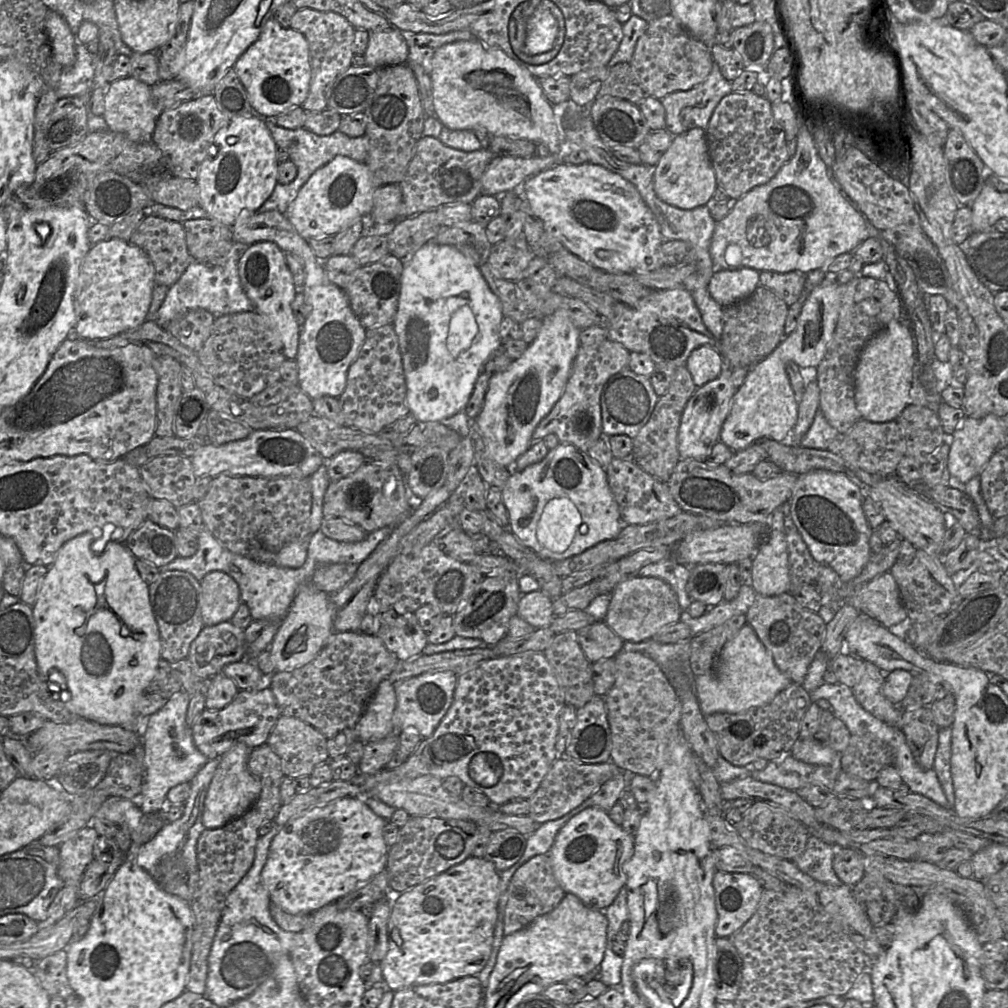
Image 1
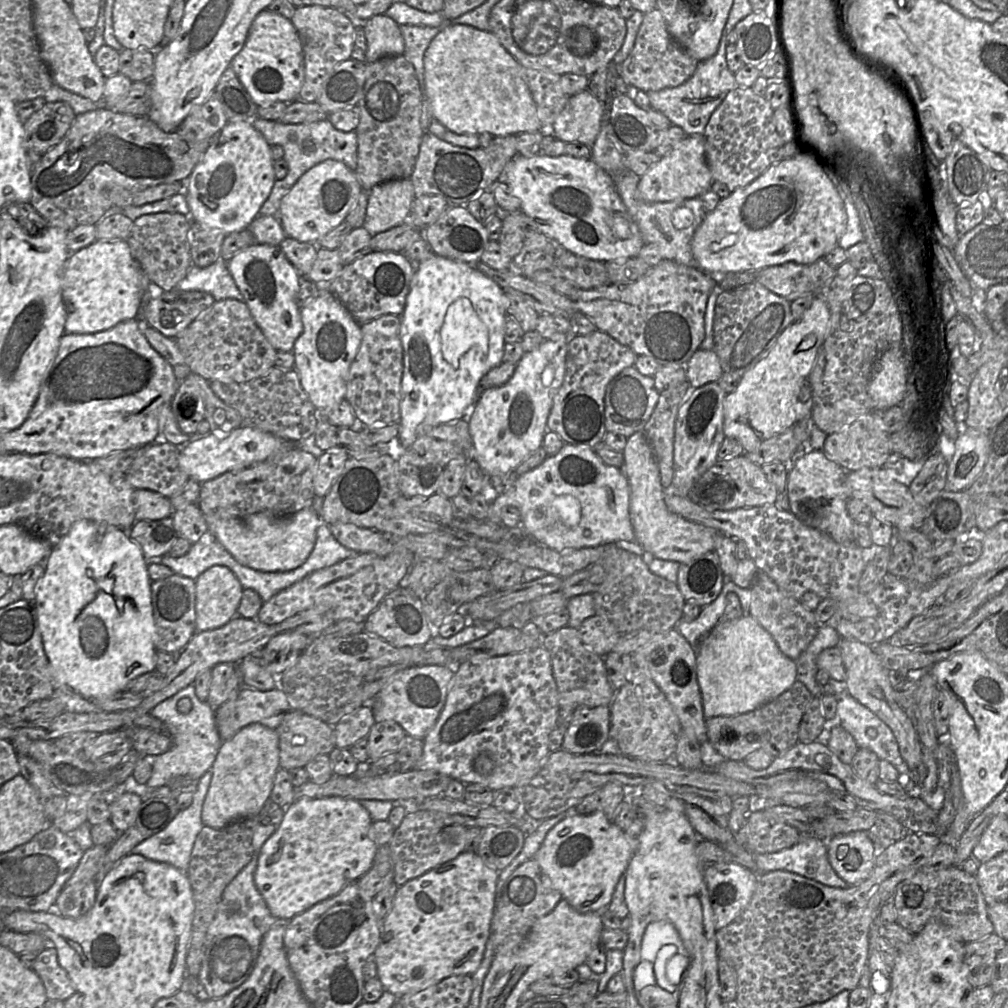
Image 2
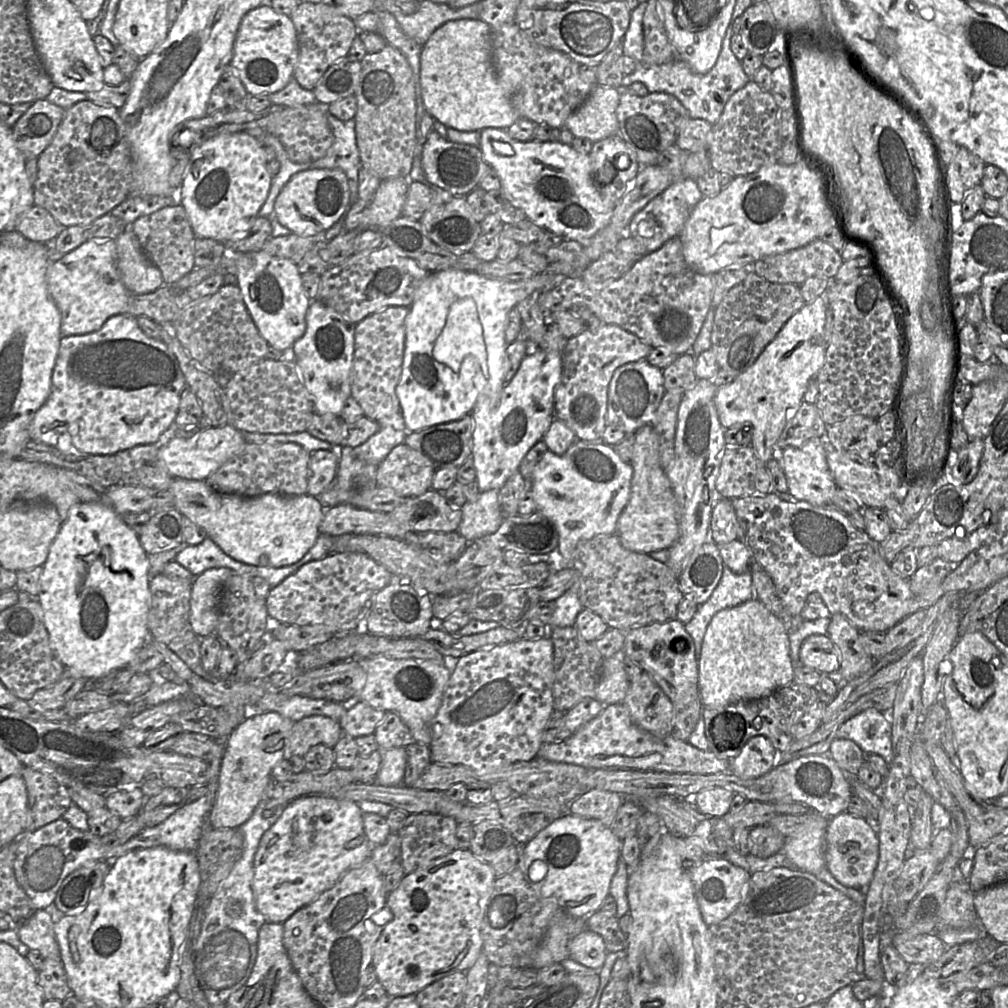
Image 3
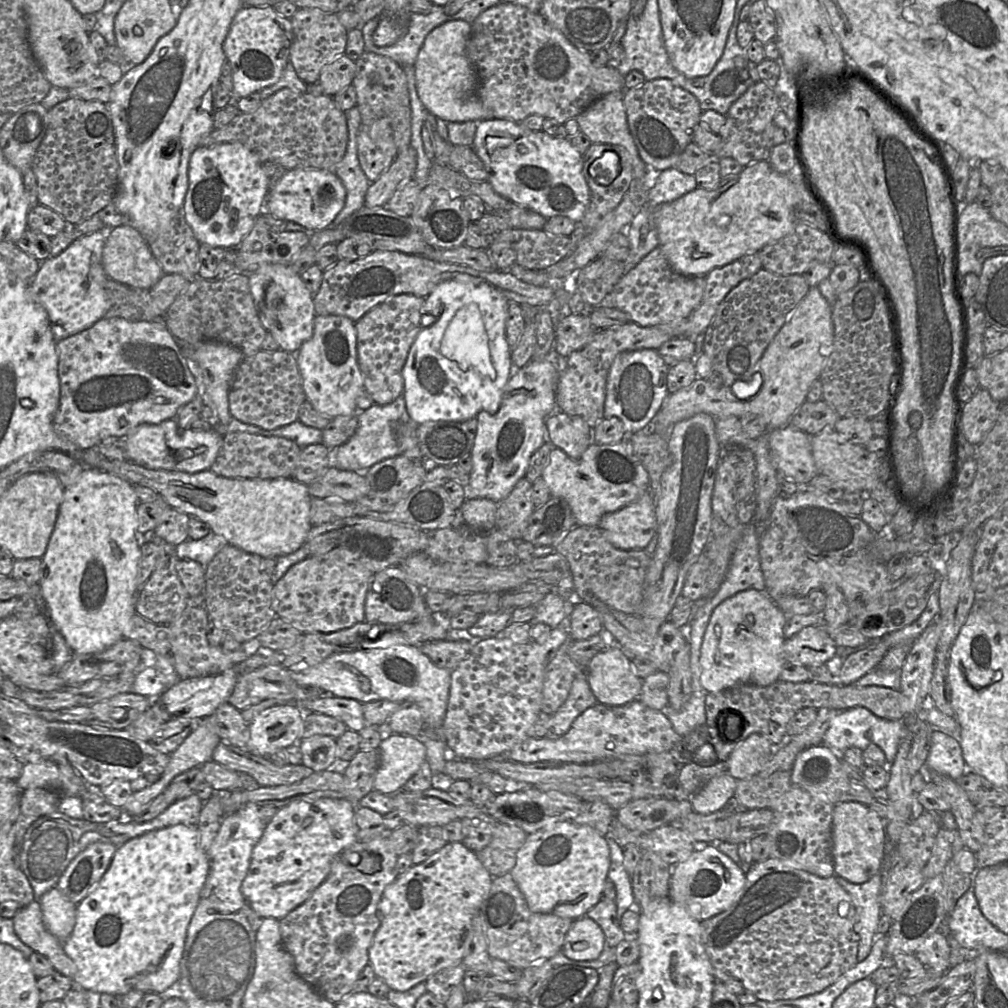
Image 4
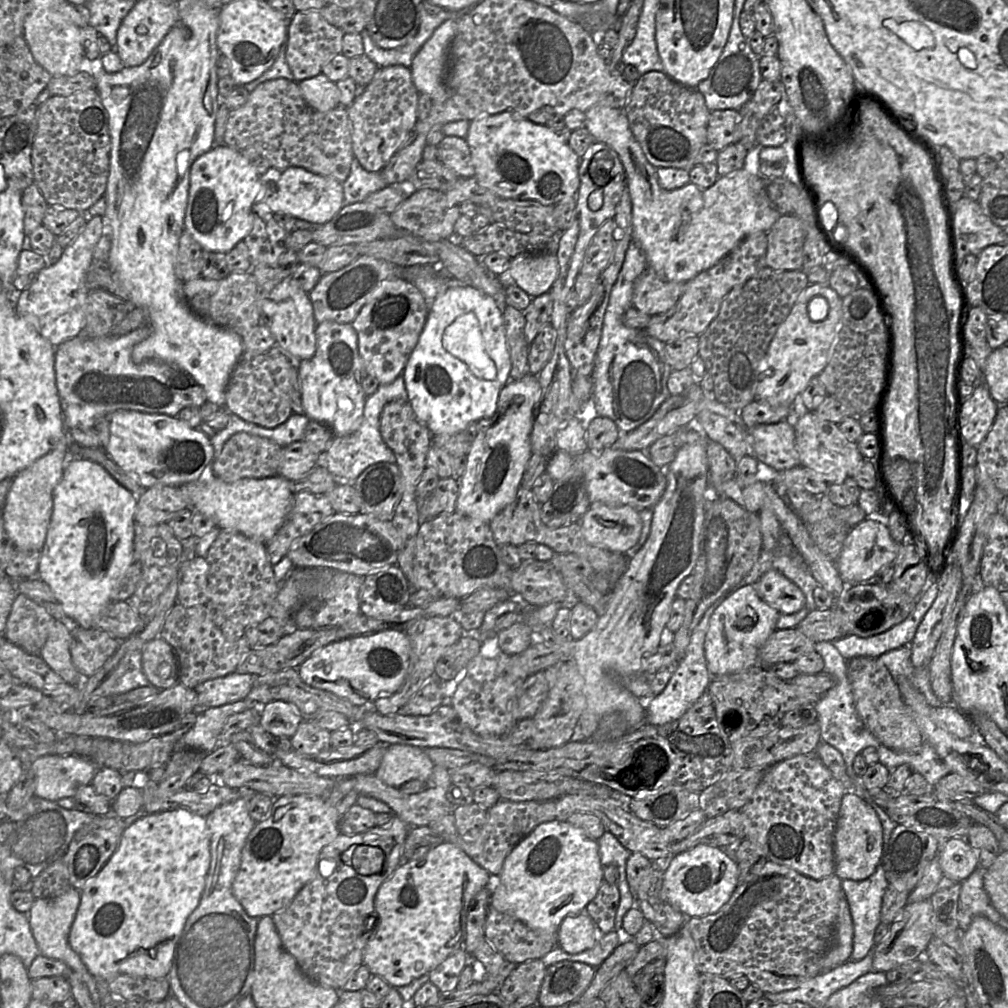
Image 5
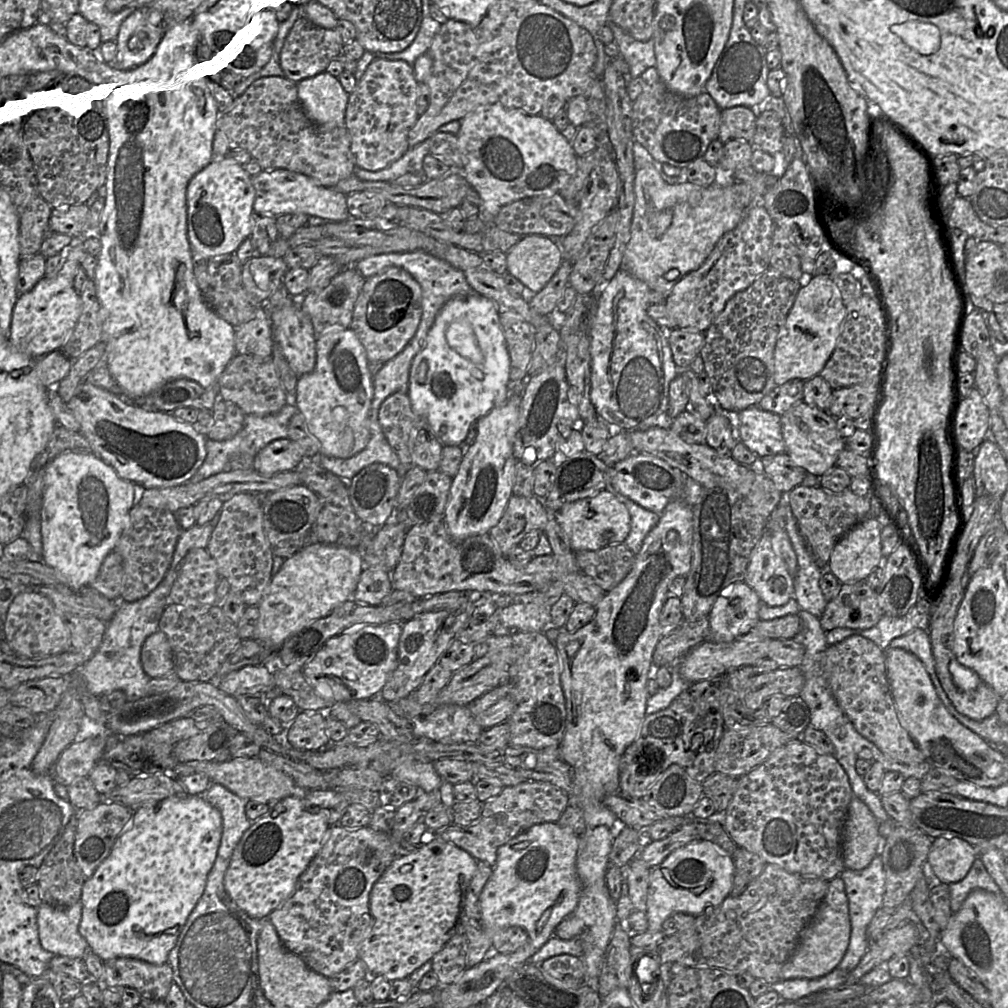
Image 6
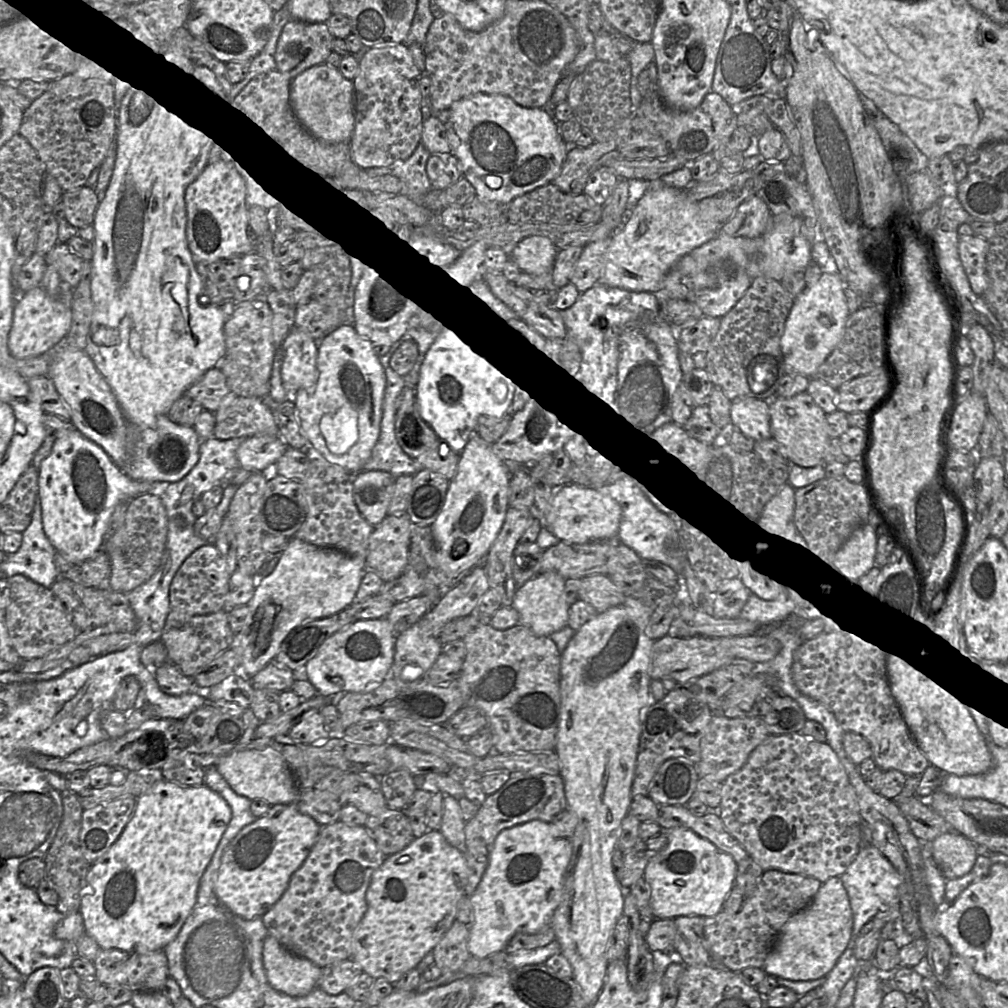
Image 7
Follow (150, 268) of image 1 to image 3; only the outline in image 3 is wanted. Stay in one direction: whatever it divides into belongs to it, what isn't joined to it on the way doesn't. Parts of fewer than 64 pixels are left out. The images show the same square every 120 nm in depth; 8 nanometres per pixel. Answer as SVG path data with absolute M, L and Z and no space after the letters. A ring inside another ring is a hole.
M113 239L86 240L76 249L51 262L46 280L50 297L61 313L62 337L97 331L108 318L127 313L129 291L118 273L116 243Z

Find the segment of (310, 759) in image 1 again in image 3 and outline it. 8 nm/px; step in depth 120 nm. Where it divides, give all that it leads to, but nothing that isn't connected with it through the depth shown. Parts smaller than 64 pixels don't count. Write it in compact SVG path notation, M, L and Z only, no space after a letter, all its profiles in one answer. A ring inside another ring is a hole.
M325 716L305 717L294 722L288 746L290 756L304 757L311 747L318 744L333 748L342 736L343 731L339 722Z

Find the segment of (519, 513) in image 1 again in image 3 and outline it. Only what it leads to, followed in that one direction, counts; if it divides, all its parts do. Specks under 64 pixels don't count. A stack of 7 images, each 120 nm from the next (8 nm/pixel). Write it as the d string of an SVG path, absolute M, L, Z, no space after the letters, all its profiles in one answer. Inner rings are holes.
M576 440L563 455L556 455L547 450L536 464L528 487L532 492L537 511L551 520L557 529L559 536L557 549L561 564L565 564L566 568L571 568L574 551L581 541L597 535L616 533L618 518L630 497L632 472L630 462L622 461L613 447L602 441ZM498 490L480 492L476 501L466 501L460 510L462 513L462 519L457 529L457 533L461 535L467 542L472 542L486 535L495 533L503 521Z

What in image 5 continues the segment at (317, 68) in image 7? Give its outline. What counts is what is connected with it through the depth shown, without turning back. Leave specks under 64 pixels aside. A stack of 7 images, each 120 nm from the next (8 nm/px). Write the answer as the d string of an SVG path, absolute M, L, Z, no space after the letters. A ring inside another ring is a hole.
M320 73L298 83L305 101L314 109L327 112L340 105L340 91L335 82Z

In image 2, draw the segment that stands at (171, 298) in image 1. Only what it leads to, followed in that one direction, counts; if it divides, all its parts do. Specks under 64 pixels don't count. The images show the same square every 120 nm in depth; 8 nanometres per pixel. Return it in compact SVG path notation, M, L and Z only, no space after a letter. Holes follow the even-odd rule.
M223 259L207 267L192 265L175 289L206 292L215 301L234 299L244 302L244 297L228 270L227 261Z

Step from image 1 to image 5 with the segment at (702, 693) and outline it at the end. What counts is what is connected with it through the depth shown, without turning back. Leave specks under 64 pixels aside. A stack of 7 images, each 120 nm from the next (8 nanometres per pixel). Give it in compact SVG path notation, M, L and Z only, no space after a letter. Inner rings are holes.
M753 585L736 587L711 615L704 642L707 670L712 678L757 666L758 651L776 630L780 613L759 598Z

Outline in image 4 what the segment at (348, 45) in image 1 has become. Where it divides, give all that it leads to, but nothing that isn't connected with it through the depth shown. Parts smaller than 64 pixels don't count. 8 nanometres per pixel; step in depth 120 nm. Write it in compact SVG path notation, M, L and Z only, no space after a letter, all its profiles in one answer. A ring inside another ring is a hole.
M298 8L291 17L292 44L289 60L297 76L306 84L318 82L322 68L344 54L348 31L340 23L337 14L326 13L318 8Z

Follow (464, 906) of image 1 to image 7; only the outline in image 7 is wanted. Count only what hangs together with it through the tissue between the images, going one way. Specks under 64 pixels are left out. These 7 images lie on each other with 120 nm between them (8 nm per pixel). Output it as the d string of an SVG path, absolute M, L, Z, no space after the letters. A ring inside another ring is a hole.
M428 830L400 852L386 856L367 889L367 910L353 934L351 958L374 979L382 977L394 985L403 974L416 968L456 920L457 904L466 894L468 877L465 853L452 846L438 830Z

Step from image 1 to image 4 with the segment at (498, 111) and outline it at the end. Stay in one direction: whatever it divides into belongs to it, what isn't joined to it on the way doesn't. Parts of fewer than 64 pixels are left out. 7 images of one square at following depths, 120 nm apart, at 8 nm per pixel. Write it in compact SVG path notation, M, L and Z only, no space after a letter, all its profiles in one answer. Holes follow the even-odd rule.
M451 20L437 26L426 36L414 64L421 102L431 114L446 122L479 122L491 118L476 96L478 78L468 55L471 31L471 23L464 20Z

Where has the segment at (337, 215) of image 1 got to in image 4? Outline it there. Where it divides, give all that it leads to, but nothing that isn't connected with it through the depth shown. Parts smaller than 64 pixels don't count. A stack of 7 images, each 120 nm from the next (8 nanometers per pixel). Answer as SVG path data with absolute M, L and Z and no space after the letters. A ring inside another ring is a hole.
M311 168L287 169L278 181L271 182L263 212L295 222L306 228L307 232L315 232L332 225L344 207L345 200L346 189L334 172Z

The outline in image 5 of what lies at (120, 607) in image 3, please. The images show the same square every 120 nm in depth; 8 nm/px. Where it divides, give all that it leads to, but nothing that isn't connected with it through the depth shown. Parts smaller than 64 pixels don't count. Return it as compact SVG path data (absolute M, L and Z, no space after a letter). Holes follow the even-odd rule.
M74 457L63 470L63 477L53 491L53 509L46 535L46 540L41 549L38 577L45 582L53 591L55 597L61 604L65 614L78 626L90 629L96 628L96 622L103 610L113 602L111 595L116 588L118 580L124 575L132 562L134 550L134 526L137 507L137 497L127 488L118 483L100 464L89 459Z

